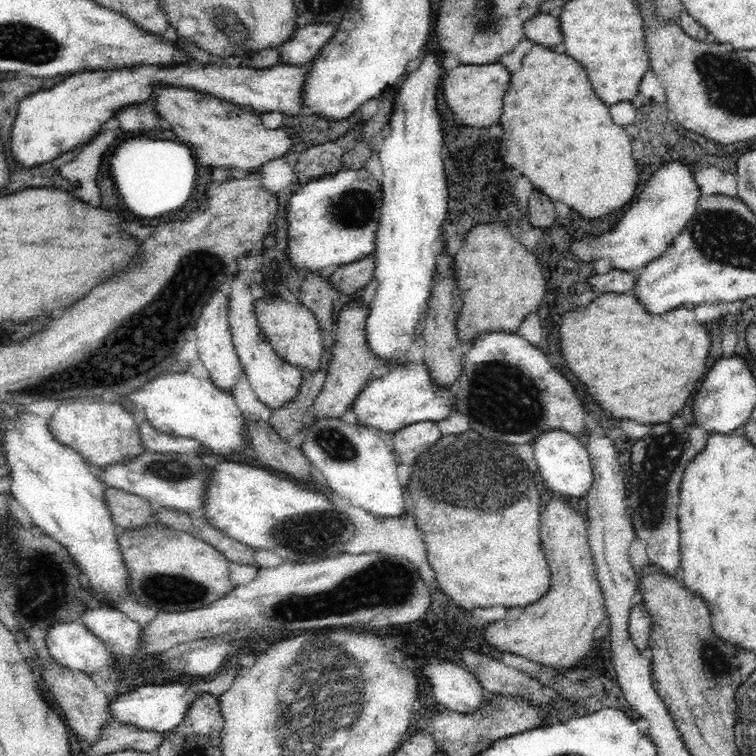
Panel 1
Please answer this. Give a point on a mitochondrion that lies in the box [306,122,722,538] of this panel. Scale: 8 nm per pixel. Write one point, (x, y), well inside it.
(482, 482)

